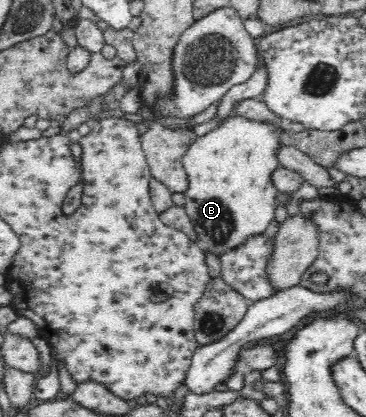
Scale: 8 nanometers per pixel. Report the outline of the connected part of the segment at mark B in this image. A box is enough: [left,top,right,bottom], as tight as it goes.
[182,116,284,255]

